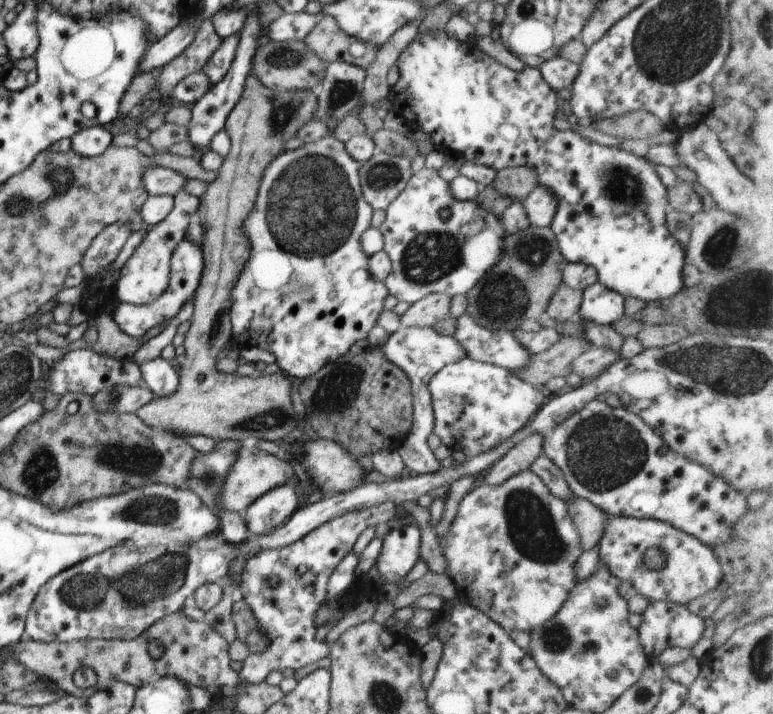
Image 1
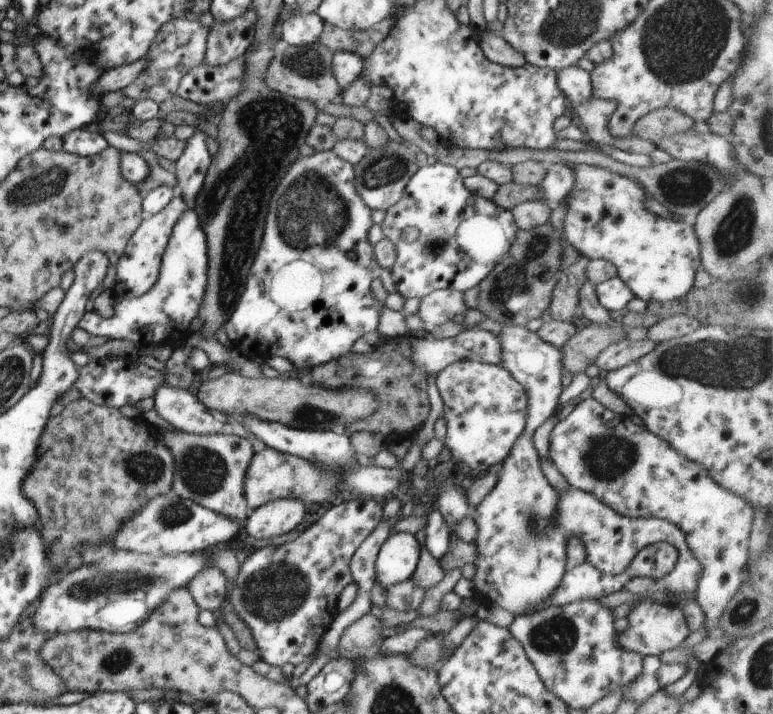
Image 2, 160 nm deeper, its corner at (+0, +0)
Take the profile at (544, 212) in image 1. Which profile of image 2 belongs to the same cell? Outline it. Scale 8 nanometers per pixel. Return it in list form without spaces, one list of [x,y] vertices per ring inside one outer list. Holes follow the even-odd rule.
[[[562,162],[550,166],[546,176],[538,184],[542,190],[541,201],[553,209],[567,197],[574,182],[576,182],[576,172],[572,166]]]

